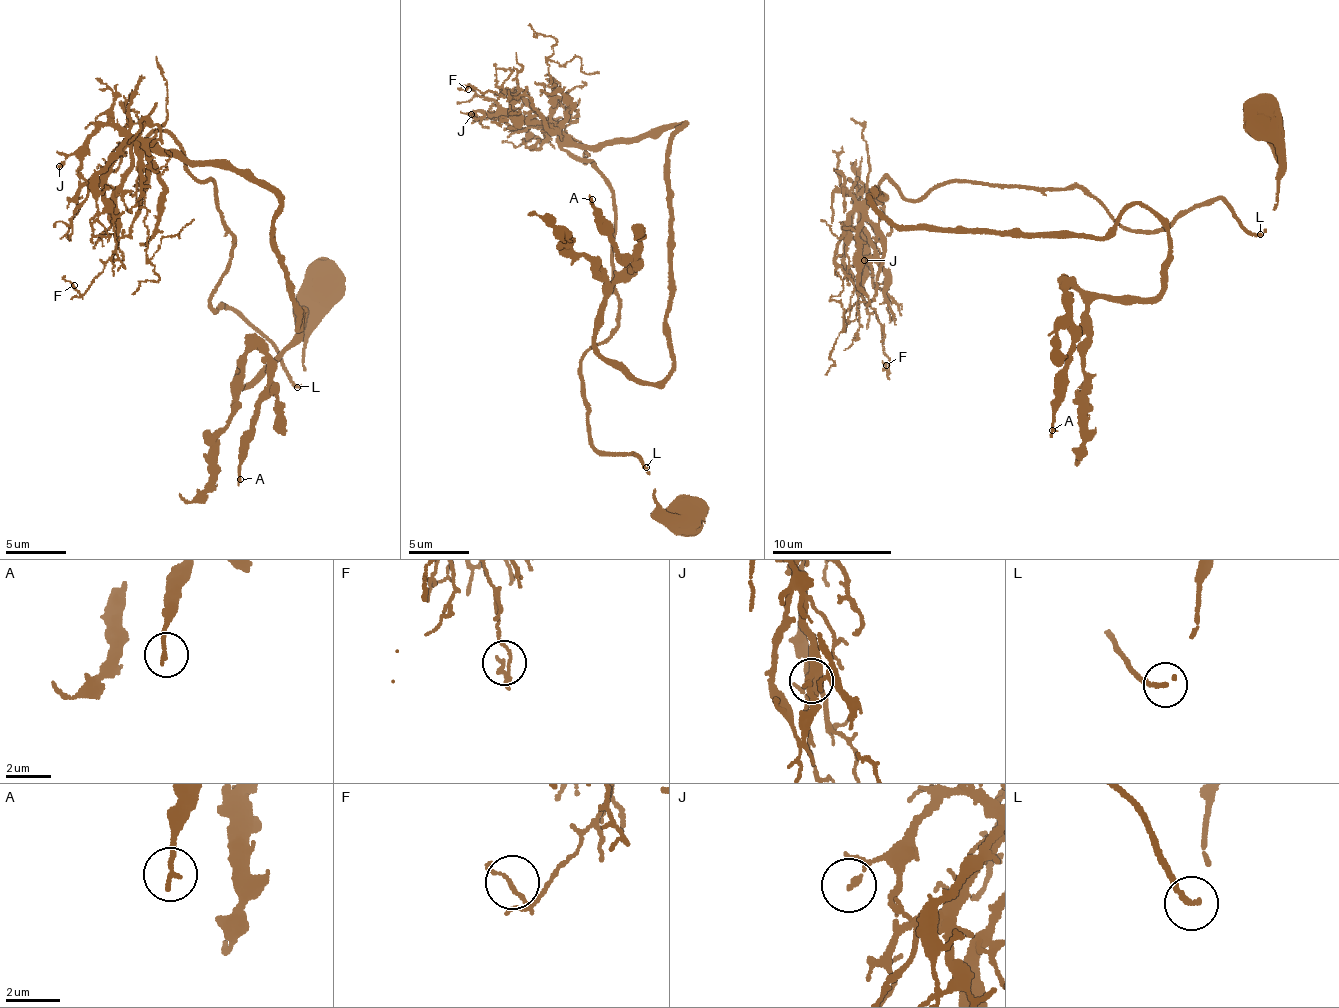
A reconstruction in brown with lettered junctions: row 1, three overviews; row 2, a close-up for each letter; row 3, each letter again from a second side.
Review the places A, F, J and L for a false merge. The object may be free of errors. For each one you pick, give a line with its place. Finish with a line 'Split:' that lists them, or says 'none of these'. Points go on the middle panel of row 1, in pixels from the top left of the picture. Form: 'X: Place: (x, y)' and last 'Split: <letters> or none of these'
Split: none of these

